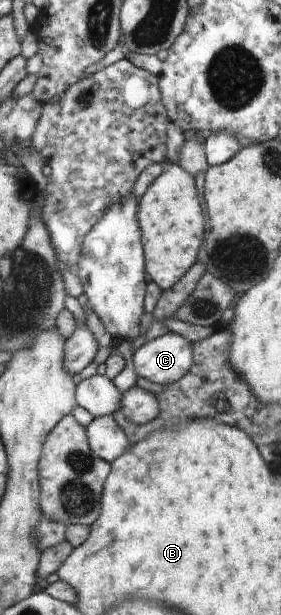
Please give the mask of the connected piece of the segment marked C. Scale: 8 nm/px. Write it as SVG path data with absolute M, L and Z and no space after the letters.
M166 333L144 343L133 353L138 376L155 384L168 385L183 379L195 363L192 342L177 333Z

